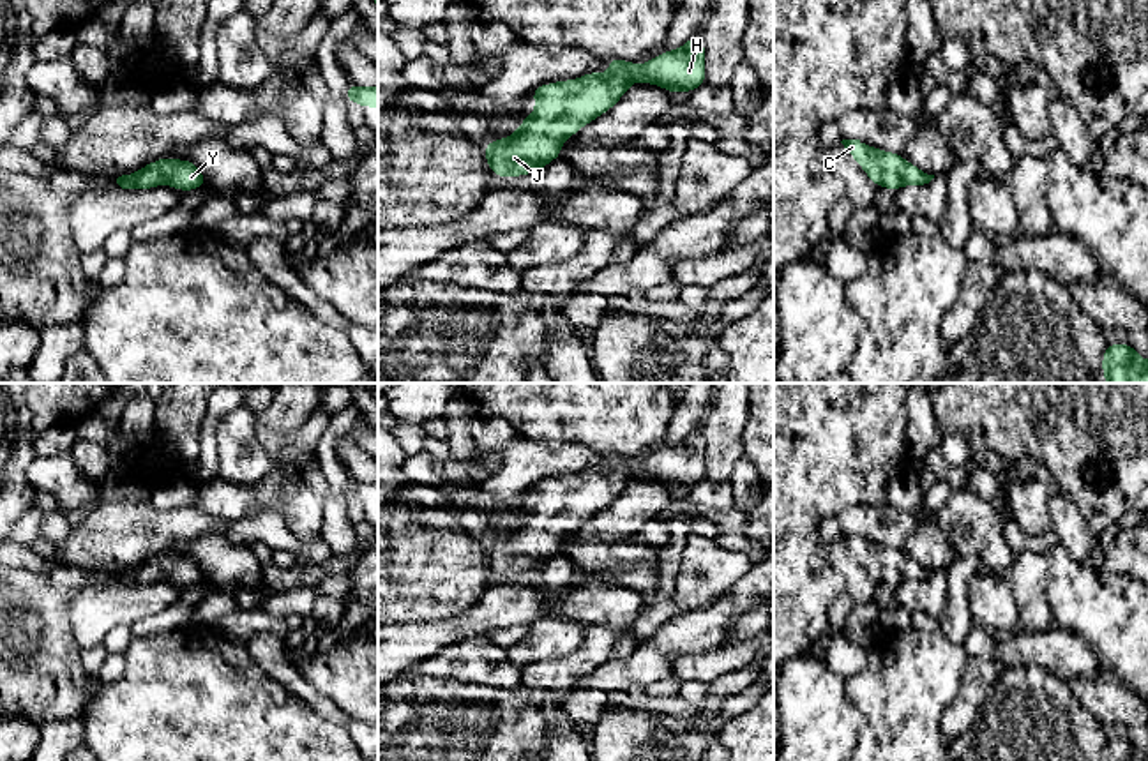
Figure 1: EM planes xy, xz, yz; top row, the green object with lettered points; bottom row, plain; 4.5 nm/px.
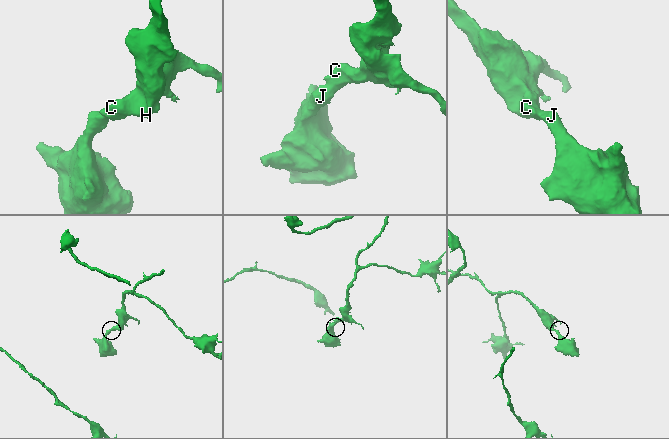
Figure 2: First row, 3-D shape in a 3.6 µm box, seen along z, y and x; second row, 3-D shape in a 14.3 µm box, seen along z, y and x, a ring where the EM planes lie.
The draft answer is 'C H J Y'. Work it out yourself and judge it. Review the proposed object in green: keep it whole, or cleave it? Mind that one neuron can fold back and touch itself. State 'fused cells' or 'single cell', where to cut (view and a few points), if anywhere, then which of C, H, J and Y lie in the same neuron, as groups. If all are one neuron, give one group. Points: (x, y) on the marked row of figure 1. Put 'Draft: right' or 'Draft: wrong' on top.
Draft: right
single cell | no cut | C H J Y

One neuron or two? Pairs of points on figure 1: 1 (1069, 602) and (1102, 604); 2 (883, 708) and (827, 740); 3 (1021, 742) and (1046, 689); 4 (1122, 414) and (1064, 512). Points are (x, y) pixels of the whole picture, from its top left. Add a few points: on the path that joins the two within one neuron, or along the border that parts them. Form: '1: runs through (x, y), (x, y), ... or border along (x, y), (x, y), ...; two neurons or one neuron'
1: runs through (1078, 602), (1094, 604); one neuron
2: border along (846, 682), (846, 696), (864, 717), (857, 742); two neurons
3: runs through (1030, 730), (1030, 705), (1034, 701); one neuron
4: border along (1062, 489), (1090, 528); two neurons

